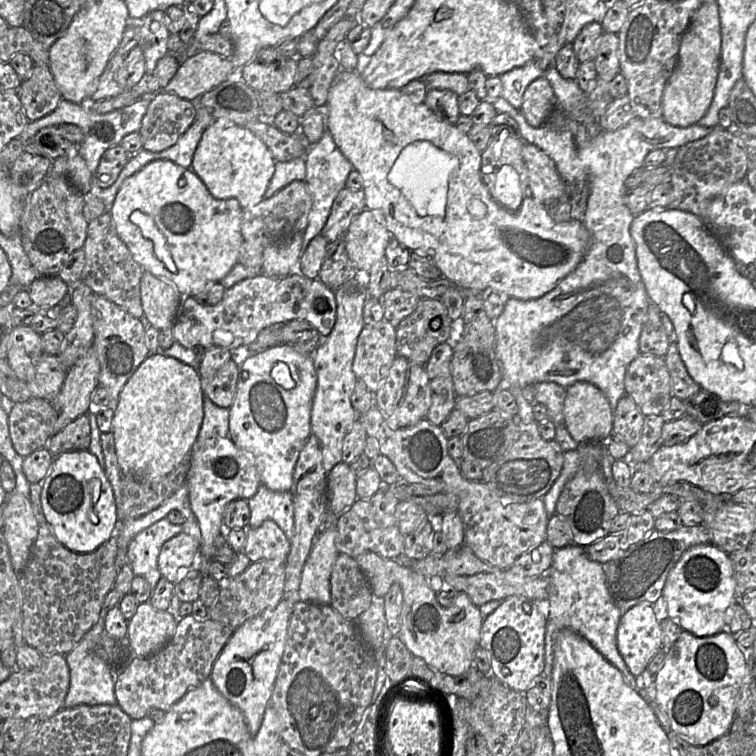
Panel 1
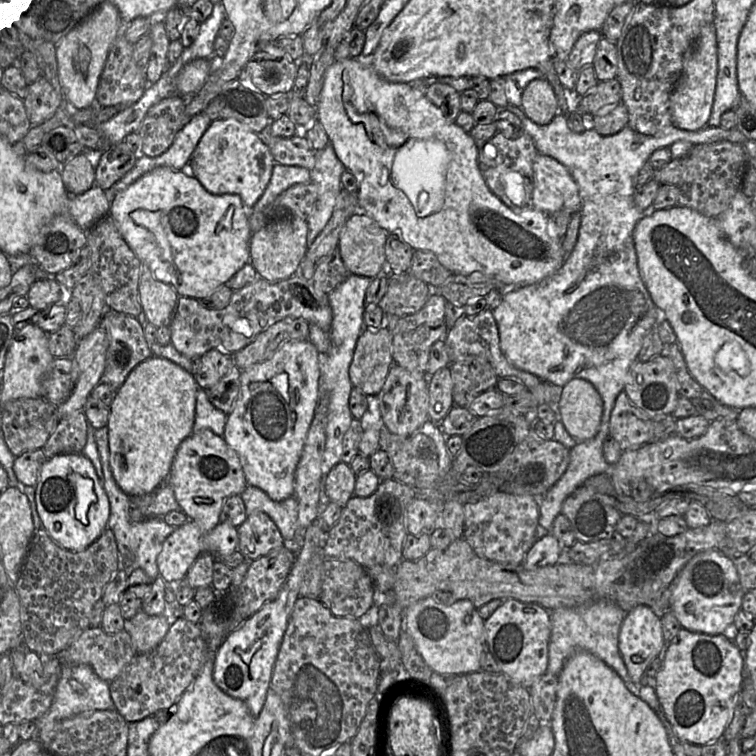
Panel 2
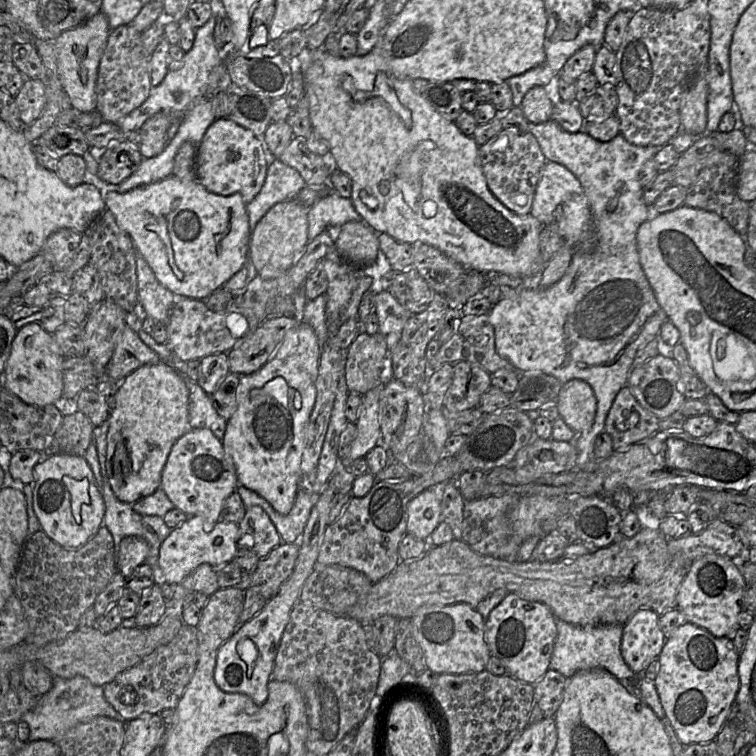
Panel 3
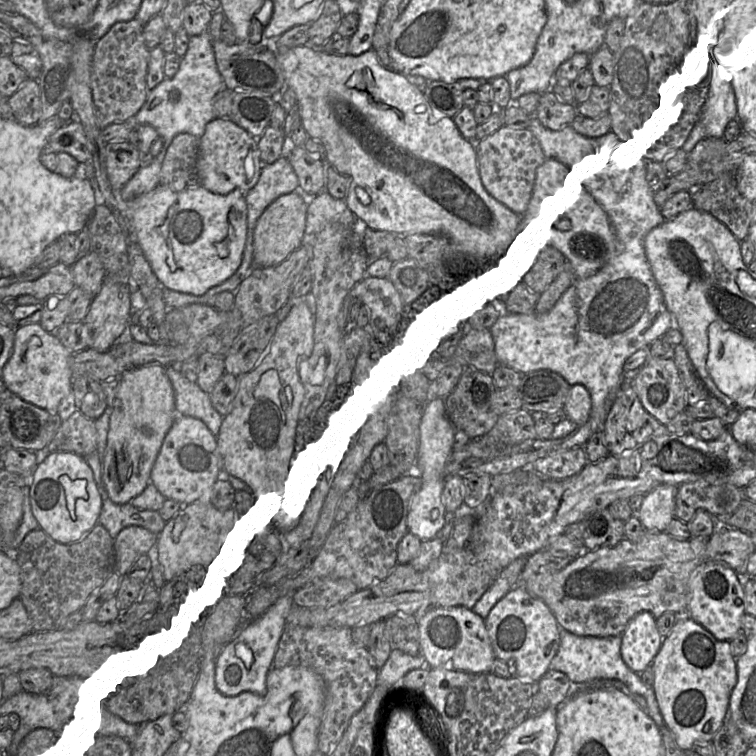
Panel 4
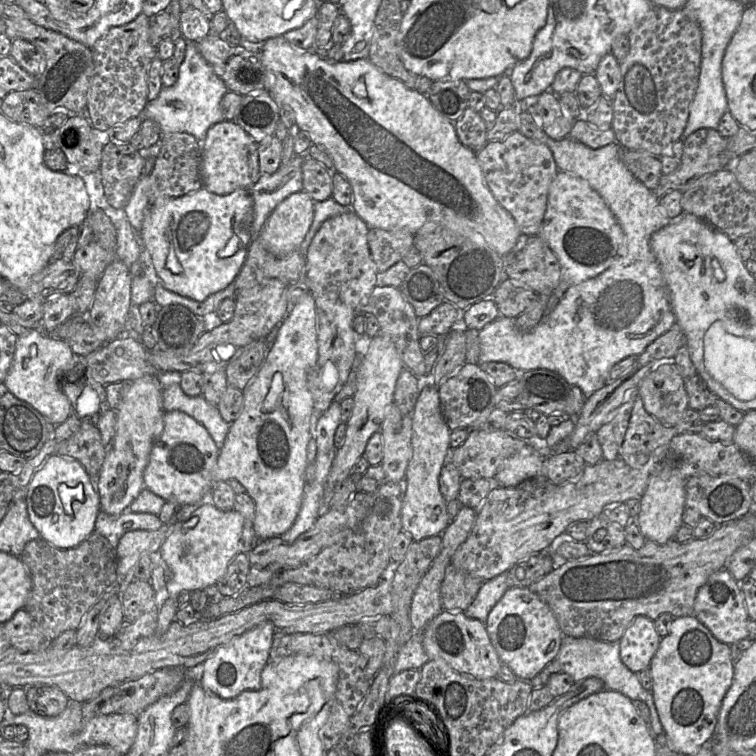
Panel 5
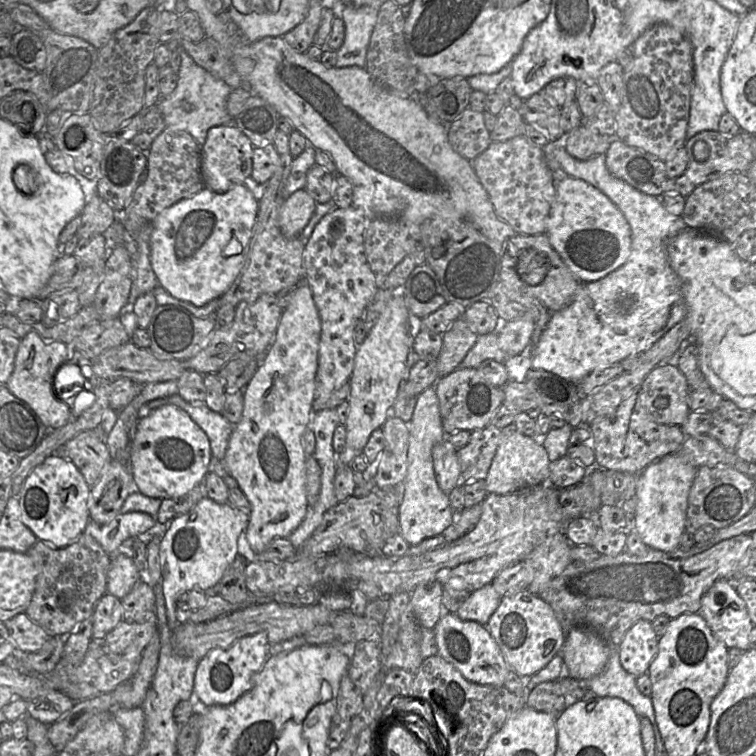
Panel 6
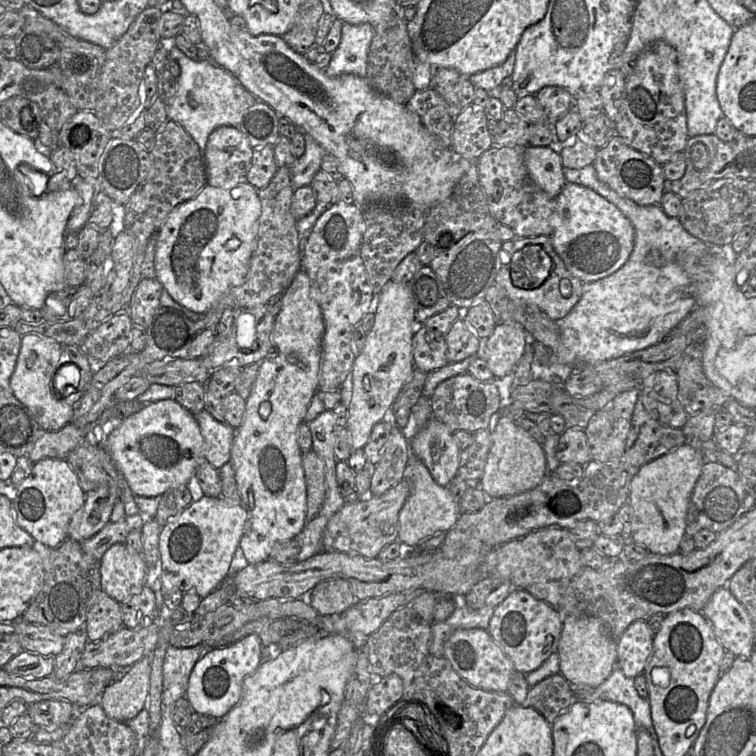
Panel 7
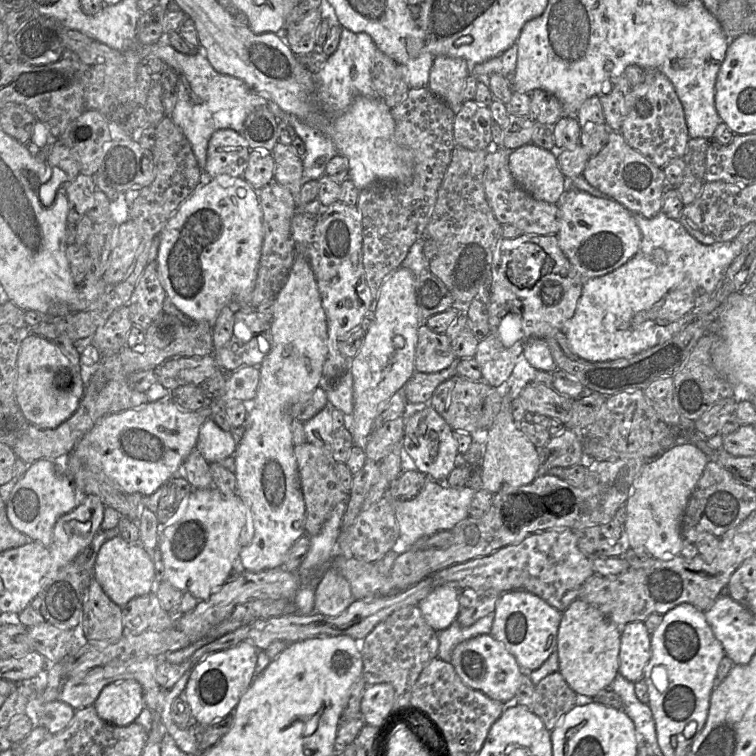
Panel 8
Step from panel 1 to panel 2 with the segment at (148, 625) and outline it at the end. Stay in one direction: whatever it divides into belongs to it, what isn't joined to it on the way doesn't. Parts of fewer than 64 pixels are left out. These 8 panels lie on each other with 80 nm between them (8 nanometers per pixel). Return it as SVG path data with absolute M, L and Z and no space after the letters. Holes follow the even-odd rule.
M139 609L132 619L126 620L126 630L137 653L144 654L154 650L176 620L177 617L165 615L151 616Z

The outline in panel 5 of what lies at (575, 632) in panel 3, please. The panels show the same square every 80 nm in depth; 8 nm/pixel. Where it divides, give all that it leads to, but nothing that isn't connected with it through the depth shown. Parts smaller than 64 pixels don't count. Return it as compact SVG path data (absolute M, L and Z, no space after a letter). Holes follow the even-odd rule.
M564 635L560 651L555 659L561 666L561 672L570 675L575 682L591 677L599 678L605 684L606 689L604 690L618 691L627 696L633 703L636 701L644 702L650 711L652 735L657 736L664 732L652 692L645 690L639 681L638 674L632 672L622 662L619 642L604 642L592 638L574 638Z

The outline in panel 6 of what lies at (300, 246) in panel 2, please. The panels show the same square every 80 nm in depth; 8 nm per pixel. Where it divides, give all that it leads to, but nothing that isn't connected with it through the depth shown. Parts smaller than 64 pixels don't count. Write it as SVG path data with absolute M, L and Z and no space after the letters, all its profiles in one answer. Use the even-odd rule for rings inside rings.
M305 188L294 192L284 201L279 213L279 225L286 238L301 238L315 212L316 204Z

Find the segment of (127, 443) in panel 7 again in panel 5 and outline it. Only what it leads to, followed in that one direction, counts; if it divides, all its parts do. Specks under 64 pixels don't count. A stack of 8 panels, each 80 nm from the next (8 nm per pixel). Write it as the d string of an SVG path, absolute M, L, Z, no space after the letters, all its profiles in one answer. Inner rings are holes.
M178 410L166 411L163 432L152 447L148 464L143 473L145 488L165 501L178 502L180 504L196 503L202 499L206 492L212 492L213 470L219 453L220 449L203 425L184 412Z

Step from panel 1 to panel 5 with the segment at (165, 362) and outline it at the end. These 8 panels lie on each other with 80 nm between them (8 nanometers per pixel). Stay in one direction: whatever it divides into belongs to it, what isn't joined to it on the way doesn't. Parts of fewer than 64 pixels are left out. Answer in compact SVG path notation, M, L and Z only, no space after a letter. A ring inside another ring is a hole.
M156 374L125 382L118 408L115 434L107 448L106 456L96 482L100 510L119 515L145 488L143 473L148 464L155 441L164 429L163 387Z

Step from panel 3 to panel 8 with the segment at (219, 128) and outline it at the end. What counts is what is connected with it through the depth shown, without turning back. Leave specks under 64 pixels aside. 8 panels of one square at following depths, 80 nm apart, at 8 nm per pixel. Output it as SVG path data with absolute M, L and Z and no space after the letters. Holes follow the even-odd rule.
M231 129L218 130L209 140L204 173L211 179L220 175L243 177L250 152L248 141L241 133Z

